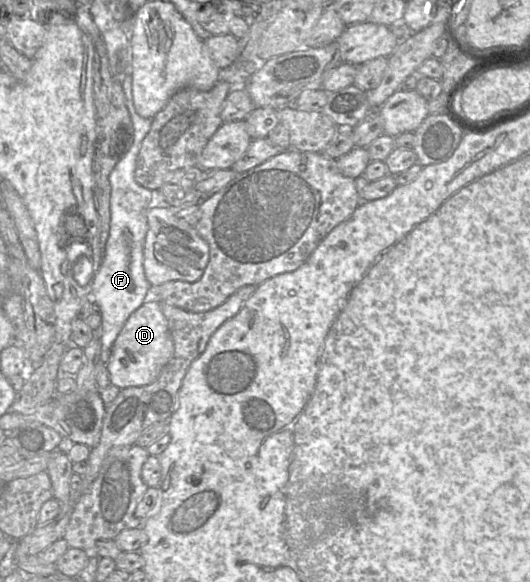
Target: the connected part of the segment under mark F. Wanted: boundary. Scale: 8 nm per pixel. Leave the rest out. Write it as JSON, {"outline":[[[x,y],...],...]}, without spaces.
{"outline":[[[132,73],[124,74],[121,83],[134,128],[134,140],[128,152],[119,160],[109,176],[111,185],[110,231],[104,258],[92,285],[95,303],[101,309],[102,322],[96,335],[101,342],[100,360],[105,364],[109,361],[113,344],[127,319],[145,302],[145,297],[151,287],[144,273],[143,248],[148,231],[146,211],[149,209],[153,190],[136,182],[135,169],[142,141],[151,128],[152,119],[141,117],[135,110],[132,95]]]}

